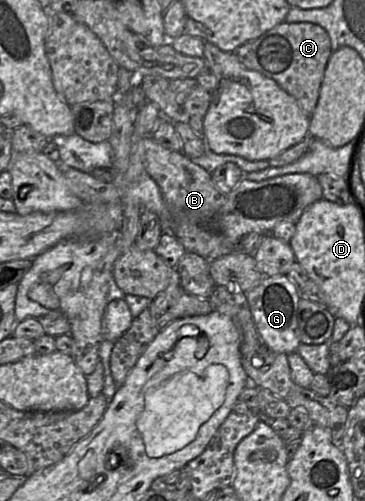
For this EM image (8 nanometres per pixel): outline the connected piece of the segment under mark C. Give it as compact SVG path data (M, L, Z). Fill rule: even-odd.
M282 22L257 39L238 47L234 53L241 64L276 81L293 96L303 113L311 117L318 102L325 69L331 56L331 42L325 29L310 23Z

